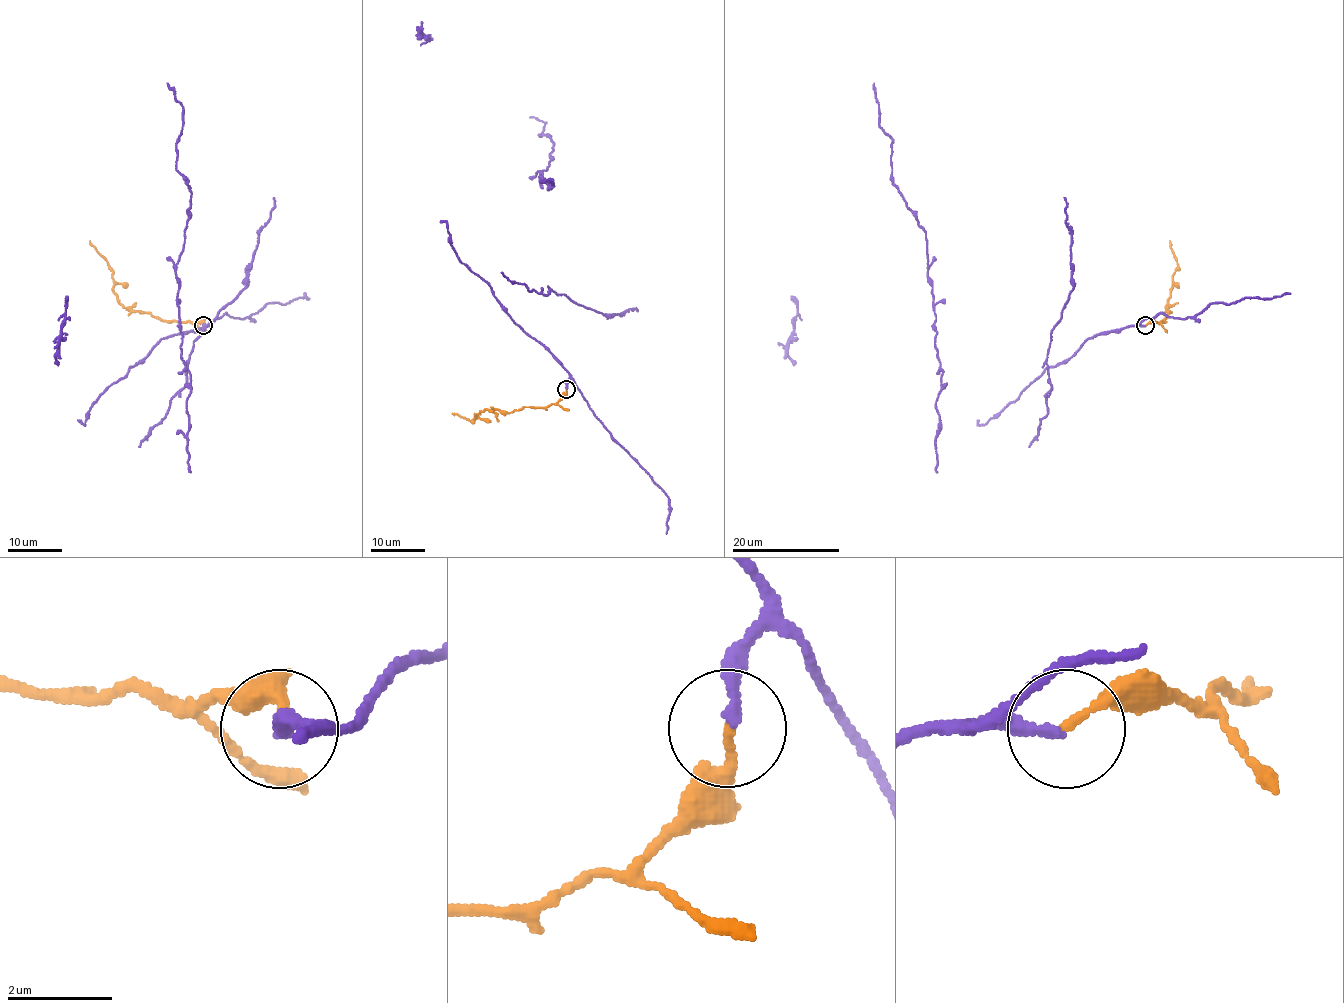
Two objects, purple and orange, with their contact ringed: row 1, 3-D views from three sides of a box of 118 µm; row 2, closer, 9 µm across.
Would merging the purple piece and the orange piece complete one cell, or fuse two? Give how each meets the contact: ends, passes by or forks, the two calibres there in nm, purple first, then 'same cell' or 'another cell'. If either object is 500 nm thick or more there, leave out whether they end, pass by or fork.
purple ends; orange ends; calibres 240 and 170 nm; another cell

